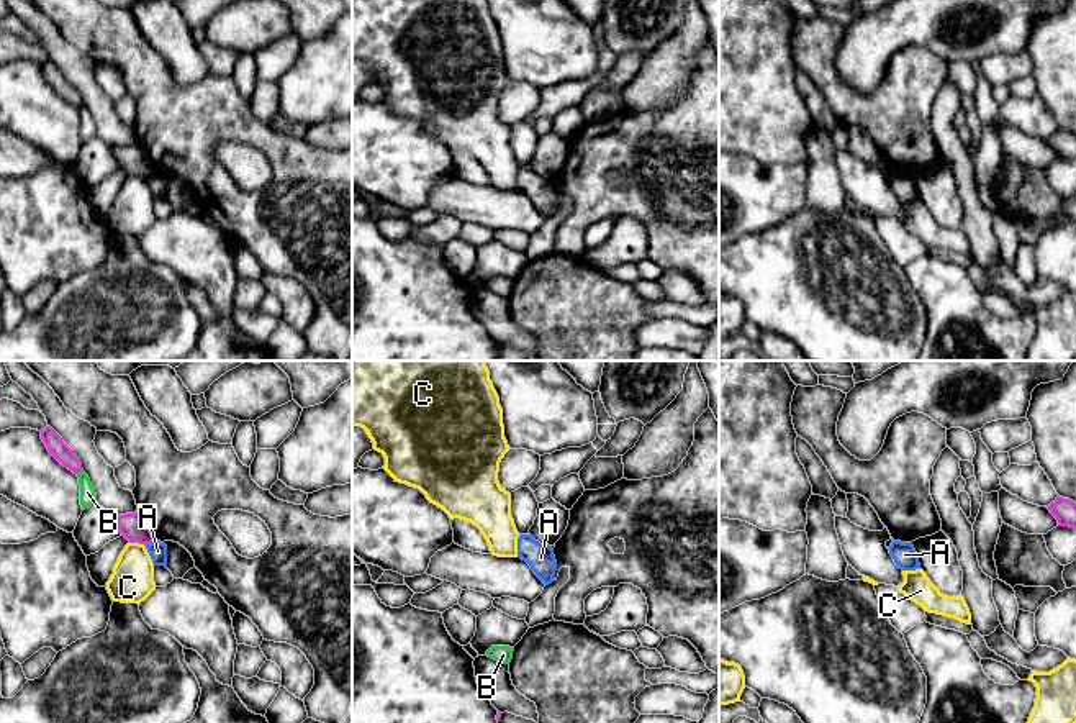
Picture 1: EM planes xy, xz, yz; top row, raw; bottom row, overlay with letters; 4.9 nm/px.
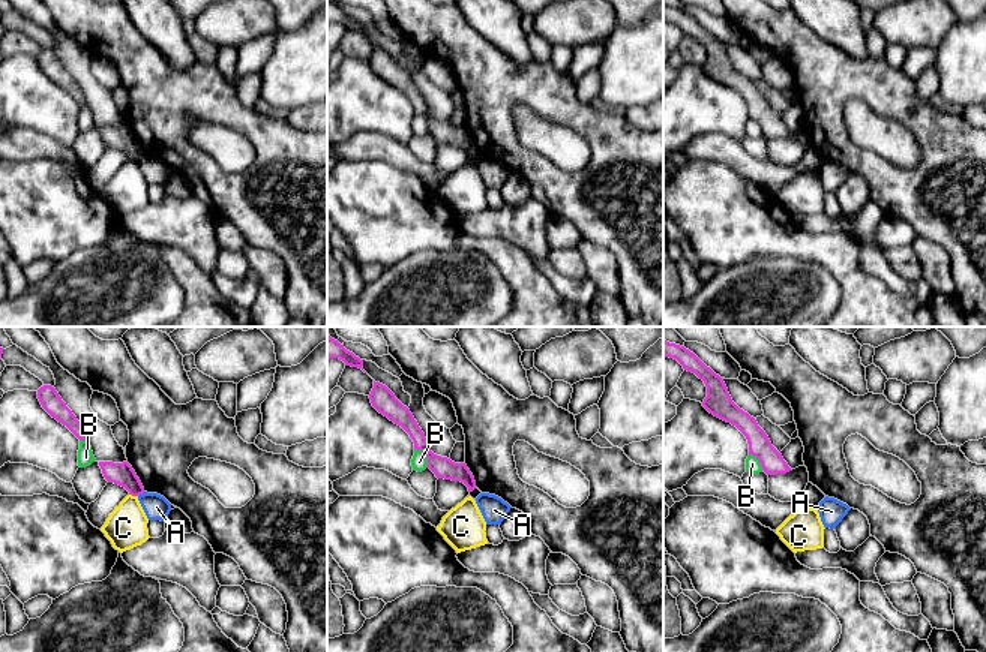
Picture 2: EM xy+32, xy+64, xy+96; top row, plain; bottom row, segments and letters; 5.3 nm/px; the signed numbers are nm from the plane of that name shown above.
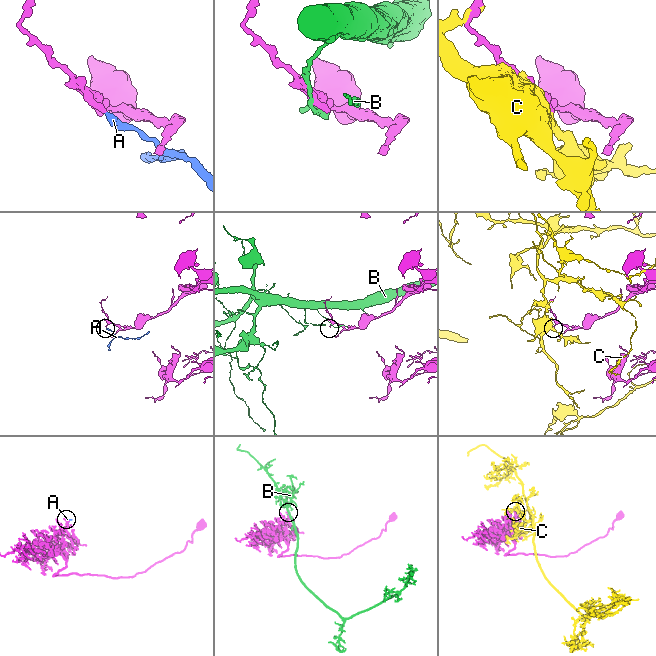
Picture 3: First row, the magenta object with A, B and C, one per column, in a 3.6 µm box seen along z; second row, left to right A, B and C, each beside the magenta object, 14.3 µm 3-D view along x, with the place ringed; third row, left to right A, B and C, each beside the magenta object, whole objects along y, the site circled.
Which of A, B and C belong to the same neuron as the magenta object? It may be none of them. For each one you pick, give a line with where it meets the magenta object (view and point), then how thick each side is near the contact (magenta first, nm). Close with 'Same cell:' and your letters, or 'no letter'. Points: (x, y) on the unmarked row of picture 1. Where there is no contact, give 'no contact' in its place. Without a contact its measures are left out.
Same cell: no letter

